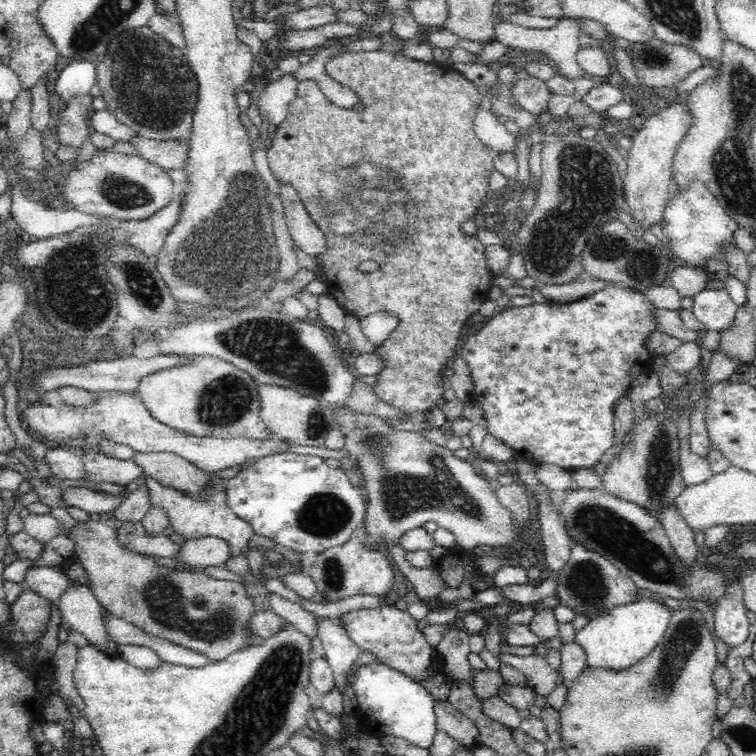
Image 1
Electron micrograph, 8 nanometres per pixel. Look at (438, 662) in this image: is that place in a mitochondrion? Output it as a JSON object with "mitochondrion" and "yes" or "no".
{"mitochondrion":"no"}

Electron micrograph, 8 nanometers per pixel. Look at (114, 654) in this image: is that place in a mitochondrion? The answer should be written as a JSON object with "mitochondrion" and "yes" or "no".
{"mitochondrion":"no"}

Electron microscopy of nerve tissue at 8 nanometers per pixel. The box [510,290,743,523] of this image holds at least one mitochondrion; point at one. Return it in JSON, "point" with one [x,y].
{"point":[659,471]}

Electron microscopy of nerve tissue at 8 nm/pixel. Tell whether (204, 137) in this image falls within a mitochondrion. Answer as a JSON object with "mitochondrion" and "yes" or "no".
{"mitochondrion":"no"}

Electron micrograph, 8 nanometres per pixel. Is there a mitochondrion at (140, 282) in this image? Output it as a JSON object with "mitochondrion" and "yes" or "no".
{"mitochondrion":"yes"}

